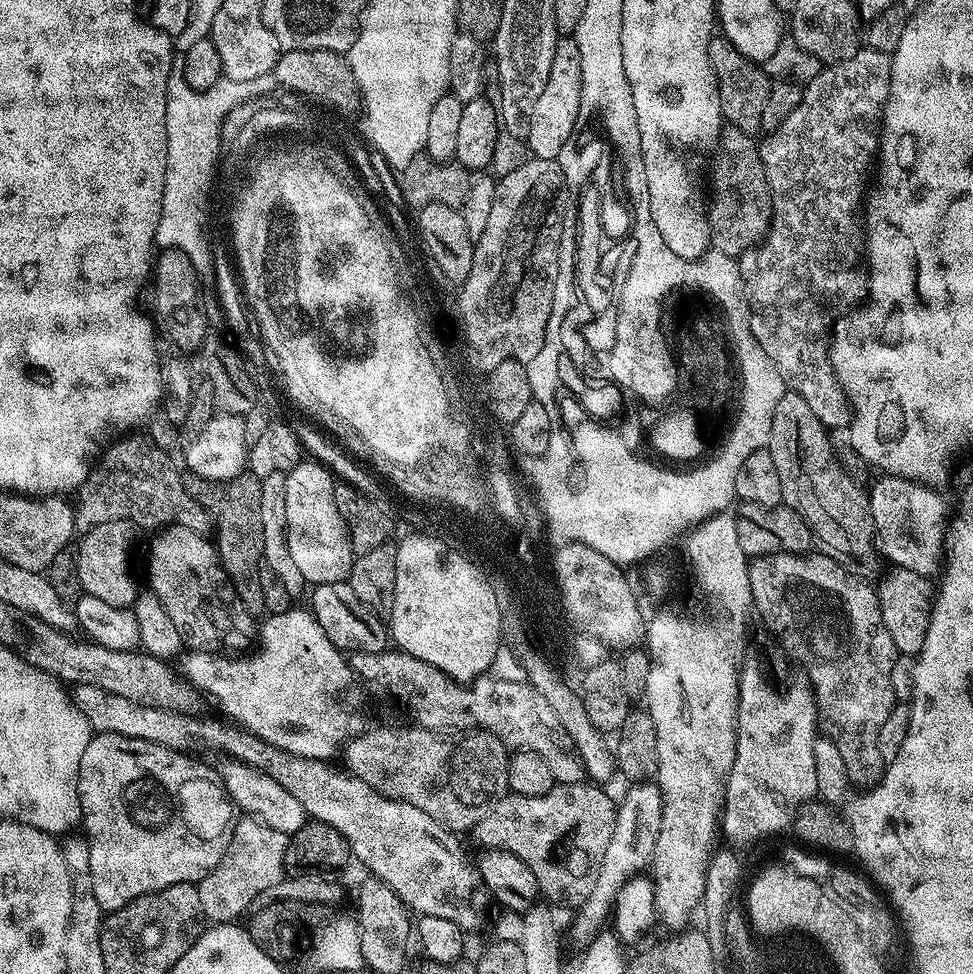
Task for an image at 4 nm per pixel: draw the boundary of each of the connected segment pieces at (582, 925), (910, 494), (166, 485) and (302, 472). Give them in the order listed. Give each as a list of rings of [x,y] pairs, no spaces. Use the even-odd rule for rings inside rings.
[[[651,782],[632,784],[628,790],[624,801],[621,799],[616,809],[614,834],[610,834],[610,842],[606,846],[606,854],[602,858],[602,866],[594,882],[594,890],[590,890],[583,904],[575,909],[576,917],[572,920],[572,936],[576,940],[581,940],[581,945],[584,946],[591,944],[600,935],[607,925],[604,924],[607,920],[609,923],[614,912],[614,905],[621,893],[625,891],[628,881],[634,876],[641,875],[652,863],[654,842],[658,838],[658,826],[662,820],[660,788]]]
[[[887,474],[879,478],[881,480],[872,492],[870,490],[872,527],[878,541],[879,555],[886,556],[896,568],[914,570],[914,574],[919,576],[935,577],[935,572],[941,571],[946,560],[946,541],[950,529],[947,502],[936,490],[914,480]]]
[[[128,434],[123,438],[117,439],[108,445],[108,459],[100,466],[99,472],[92,476],[88,481],[87,487],[77,495],[74,500],[74,515],[76,518],[76,532],[83,534],[94,530],[102,522],[111,520],[127,520],[129,524],[137,529],[152,528],[160,530],[165,526],[181,524],[184,528],[189,528],[195,532],[204,534],[209,530],[208,518],[210,522],[210,512],[207,508],[195,500],[187,493],[181,491],[180,480],[177,480],[176,472],[169,467],[168,459],[161,455],[161,449],[152,443],[151,439],[144,440],[140,434]]]
[[[301,459],[283,477],[286,490],[286,527],[290,558],[298,565],[302,578],[309,585],[329,584],[339,580],[347,581],[352,574],[352,541],[344,525],[338,505],[334,503],[337,481],[323,464],[311,459]]]

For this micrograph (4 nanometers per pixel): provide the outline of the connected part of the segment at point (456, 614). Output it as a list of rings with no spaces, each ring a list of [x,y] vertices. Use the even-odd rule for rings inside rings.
[[[404,534],[396,544],[396,581],[394,602],[390,617],[390,640],[399,651],[430,666],[437,667],[459,682],[469,682],[475,672],[480,672],[488,660],[492,660],[495,640],[499,637],[499,606],[491,579],[482,569],[474,570],[463,558],[442,554],[439,542],[434,537]]]

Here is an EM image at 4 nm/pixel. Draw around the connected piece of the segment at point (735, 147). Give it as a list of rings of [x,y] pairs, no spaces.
[[[725,127],[718,137],[720,153],[712,168],[712,204],[710,200],[706,208],[710,244],[715,251],[733,258],[753,251],[772,225],[772,191],[757,141],[752,139],[741,128]]]

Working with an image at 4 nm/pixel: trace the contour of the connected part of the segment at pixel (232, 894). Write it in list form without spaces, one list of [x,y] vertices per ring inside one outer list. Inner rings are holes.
[[[240,818],[230,838],[230,846],[226,846],[226,854],[222,854],[222,862],[206,874],[196,884],[198,898],[202,898],[202,910],[205,921],[212,924],[230,924],[239,921],[240,915],[247,913],[250,902],[262,890],[269,889],[286,876],[286,850],[289,833],[279,832],[270,826],[261,824],[256,818]]]

